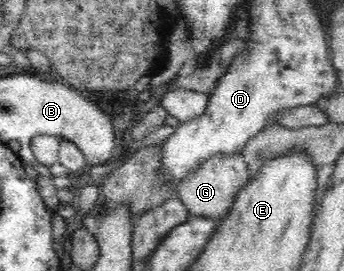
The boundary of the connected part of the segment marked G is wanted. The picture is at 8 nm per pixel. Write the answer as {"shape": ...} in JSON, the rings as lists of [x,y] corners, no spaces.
{"shape":[[[217,153],[199,161],[178,184],[178,196],[191,217],[221,218],[227,216],[232,198],[249,178],[247,162],[242,153]]]}

